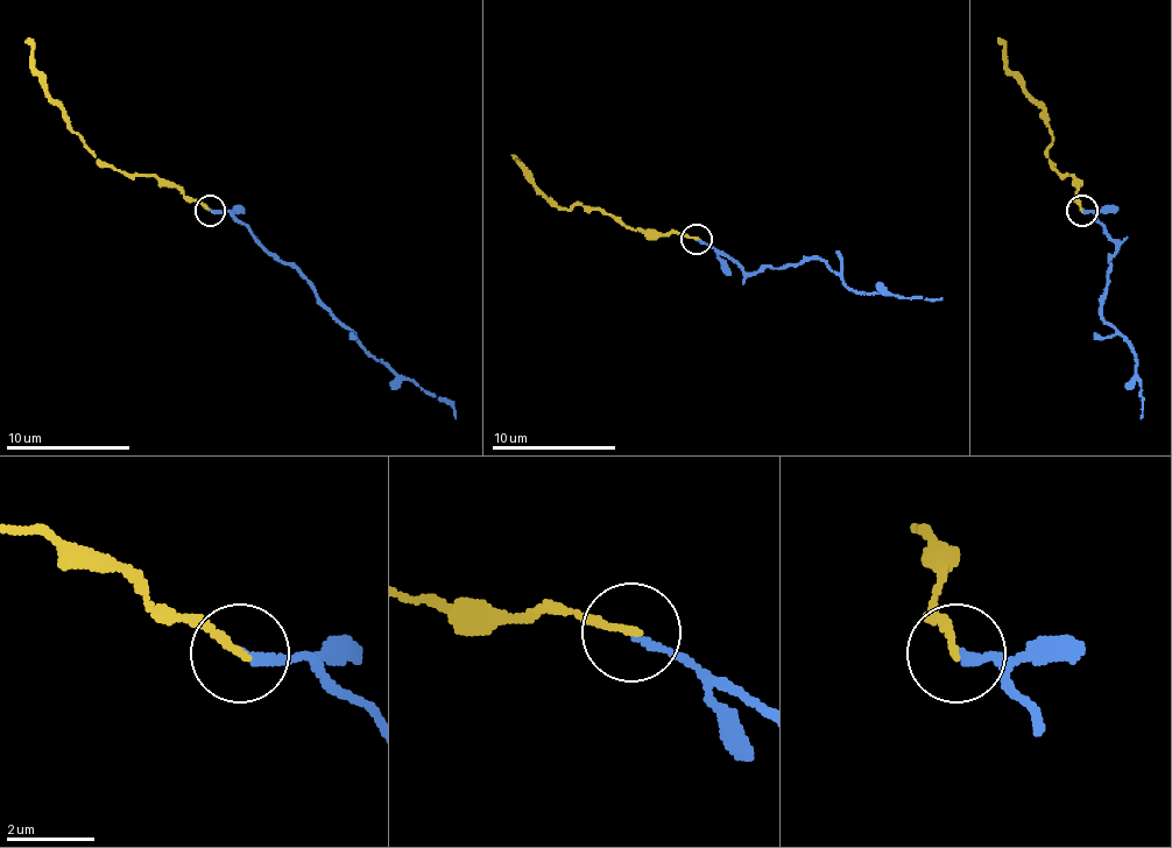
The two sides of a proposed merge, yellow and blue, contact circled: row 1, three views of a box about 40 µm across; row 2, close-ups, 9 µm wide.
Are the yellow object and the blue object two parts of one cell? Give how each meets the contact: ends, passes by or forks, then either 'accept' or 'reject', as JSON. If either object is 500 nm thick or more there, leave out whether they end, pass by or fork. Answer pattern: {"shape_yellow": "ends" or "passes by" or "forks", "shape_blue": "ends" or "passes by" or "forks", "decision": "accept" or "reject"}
{"shape_yellow": "ends", "shape_blue": "ends", "decision": "accept"}

